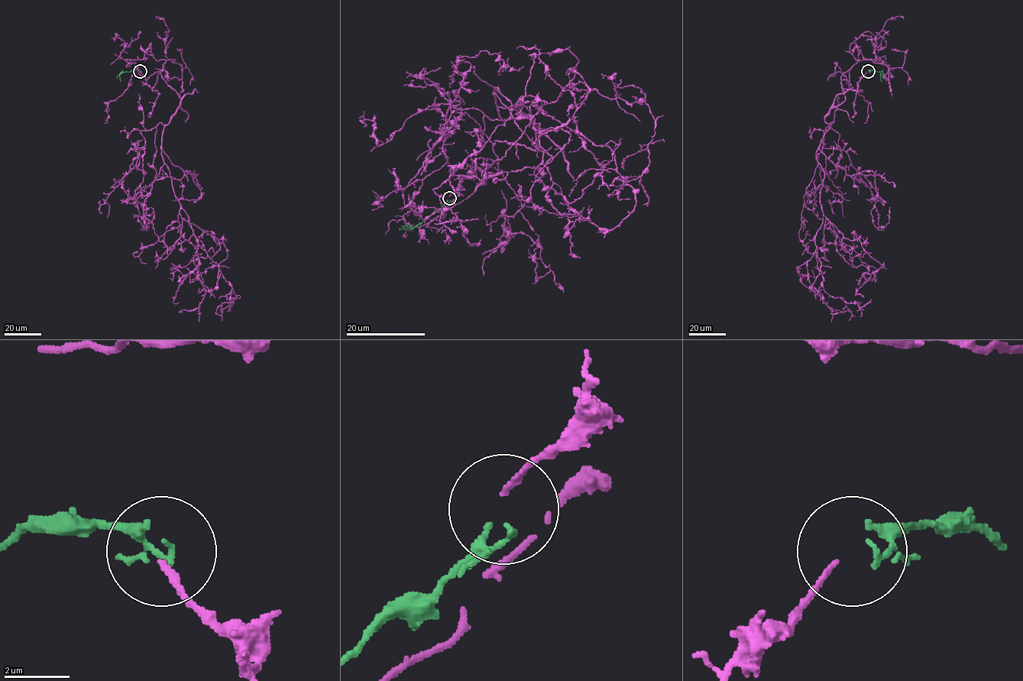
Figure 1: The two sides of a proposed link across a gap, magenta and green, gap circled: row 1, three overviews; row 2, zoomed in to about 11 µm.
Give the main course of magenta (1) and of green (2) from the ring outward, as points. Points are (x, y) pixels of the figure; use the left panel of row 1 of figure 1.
1: (140, 72), (152, 90), (163, 70), (181, 98), (162, 157), (181, 216), (226, 249), (196, 274), (215, 297)
2: (140, 71), (122, 72), (120, 75), (121, 82)

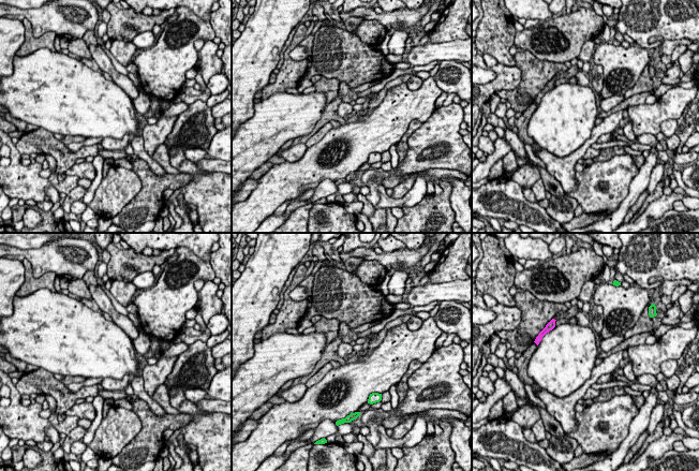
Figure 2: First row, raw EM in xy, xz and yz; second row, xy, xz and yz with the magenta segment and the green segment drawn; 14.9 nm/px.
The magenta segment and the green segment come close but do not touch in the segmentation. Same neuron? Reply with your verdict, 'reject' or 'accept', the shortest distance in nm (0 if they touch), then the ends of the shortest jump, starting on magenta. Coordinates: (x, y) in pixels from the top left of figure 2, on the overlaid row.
accept; 1000 nm apart; from magenta across yz (555, 320), (612, 283)

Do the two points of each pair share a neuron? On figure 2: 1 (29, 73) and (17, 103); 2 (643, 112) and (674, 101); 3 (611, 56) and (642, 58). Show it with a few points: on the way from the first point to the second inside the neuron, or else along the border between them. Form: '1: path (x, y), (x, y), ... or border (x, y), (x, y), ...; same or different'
1: path (29, 81), (29, 91), (25, 96); same
2: path (651, 112), (659, 112), (667, 107); same
3: path (619, 58), (635, 58); same

